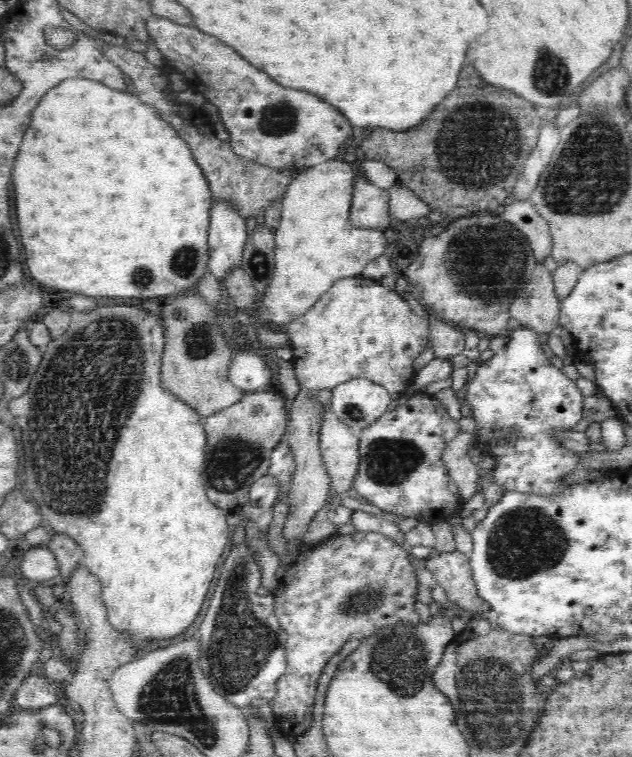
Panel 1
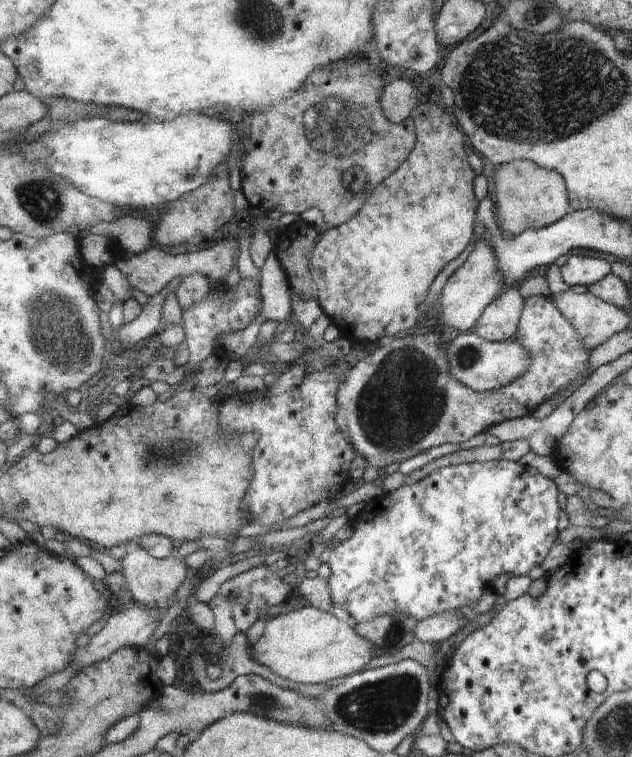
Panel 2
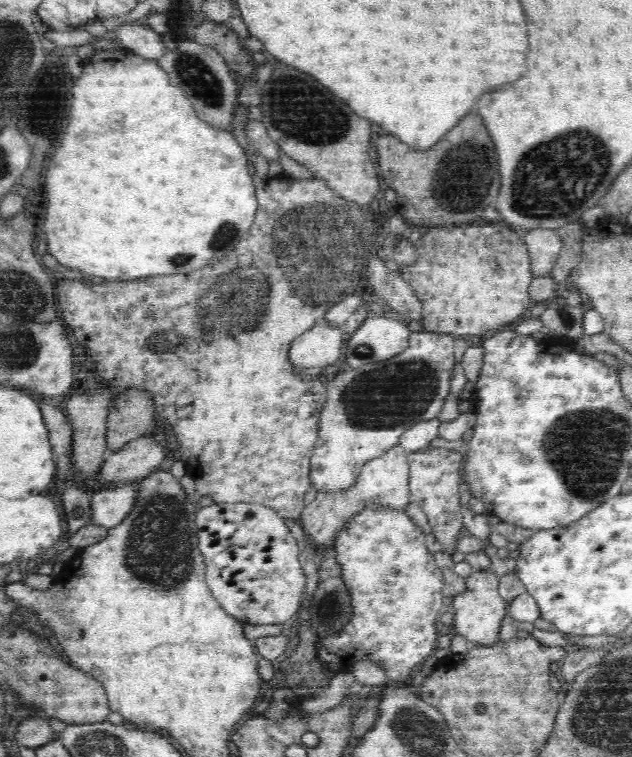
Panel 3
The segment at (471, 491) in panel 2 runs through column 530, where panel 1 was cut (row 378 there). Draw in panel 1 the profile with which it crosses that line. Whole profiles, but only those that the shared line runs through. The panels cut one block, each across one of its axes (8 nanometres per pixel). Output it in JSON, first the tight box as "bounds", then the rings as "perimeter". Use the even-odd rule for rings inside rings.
{"bounds":[466,327,584,496],"perimeter":[[[518,327],[508,332],[508,340],[502,349],[495,352],[492,360],[480,363],[478,372],[474,374],[474,380],[468,386],[466,399],[472,408],[472,418],[478,422],[478,434],[476,442],[486,452],[486,456],[498,458],[496,472],[494,472],[494,484],[502,490],[518,490],[518,493],[532,496],[557,496],[564,493],[568,484],[560,484],[558,480],[566,476],[568,472],[578,470],[580,460],[570,450],[562,448],[554,441],[554,434],[558,430],[572,431],[583,419],[584,395],[578,389],[577,383],[571,381],[558,368],[548,364],[546,356],[542,354],[540,345],[542,338],[531,328]],[[504,456],[512,458],[512,466],[504,460]]]}

